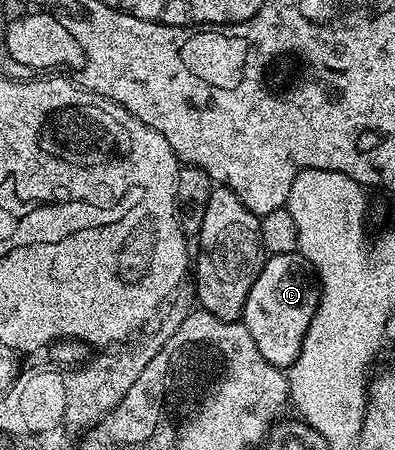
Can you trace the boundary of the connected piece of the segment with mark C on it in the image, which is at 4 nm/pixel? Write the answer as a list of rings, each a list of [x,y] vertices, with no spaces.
[[[298,251],[268,255],[261,274],[257,274],[257,282],[253,282],[253,290],[249,290],[249,298],[245,298],[241,323],[249,330],[253,342],[257,342],[261,356],[273,366],[287,370],[301,350],[318,305],[319,282],[305,257]]]

